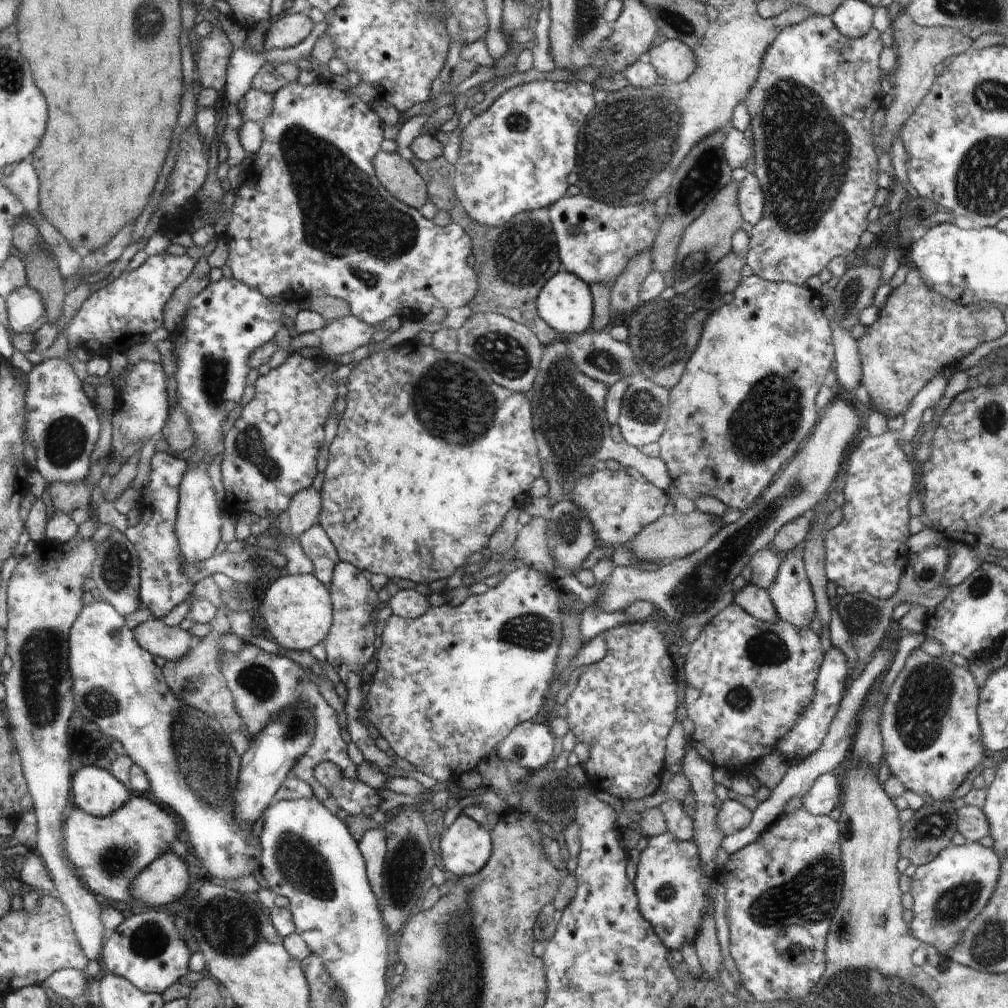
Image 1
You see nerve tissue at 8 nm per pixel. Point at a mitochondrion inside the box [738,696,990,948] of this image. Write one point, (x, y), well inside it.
(810, 896)

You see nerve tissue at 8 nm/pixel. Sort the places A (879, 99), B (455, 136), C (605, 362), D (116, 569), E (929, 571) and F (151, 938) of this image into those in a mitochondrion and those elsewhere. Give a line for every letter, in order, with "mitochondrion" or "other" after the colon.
A: other
B: other
C: mitochondrion
D: mitochondrion
E: mitochondrion
F: mitochondrion

